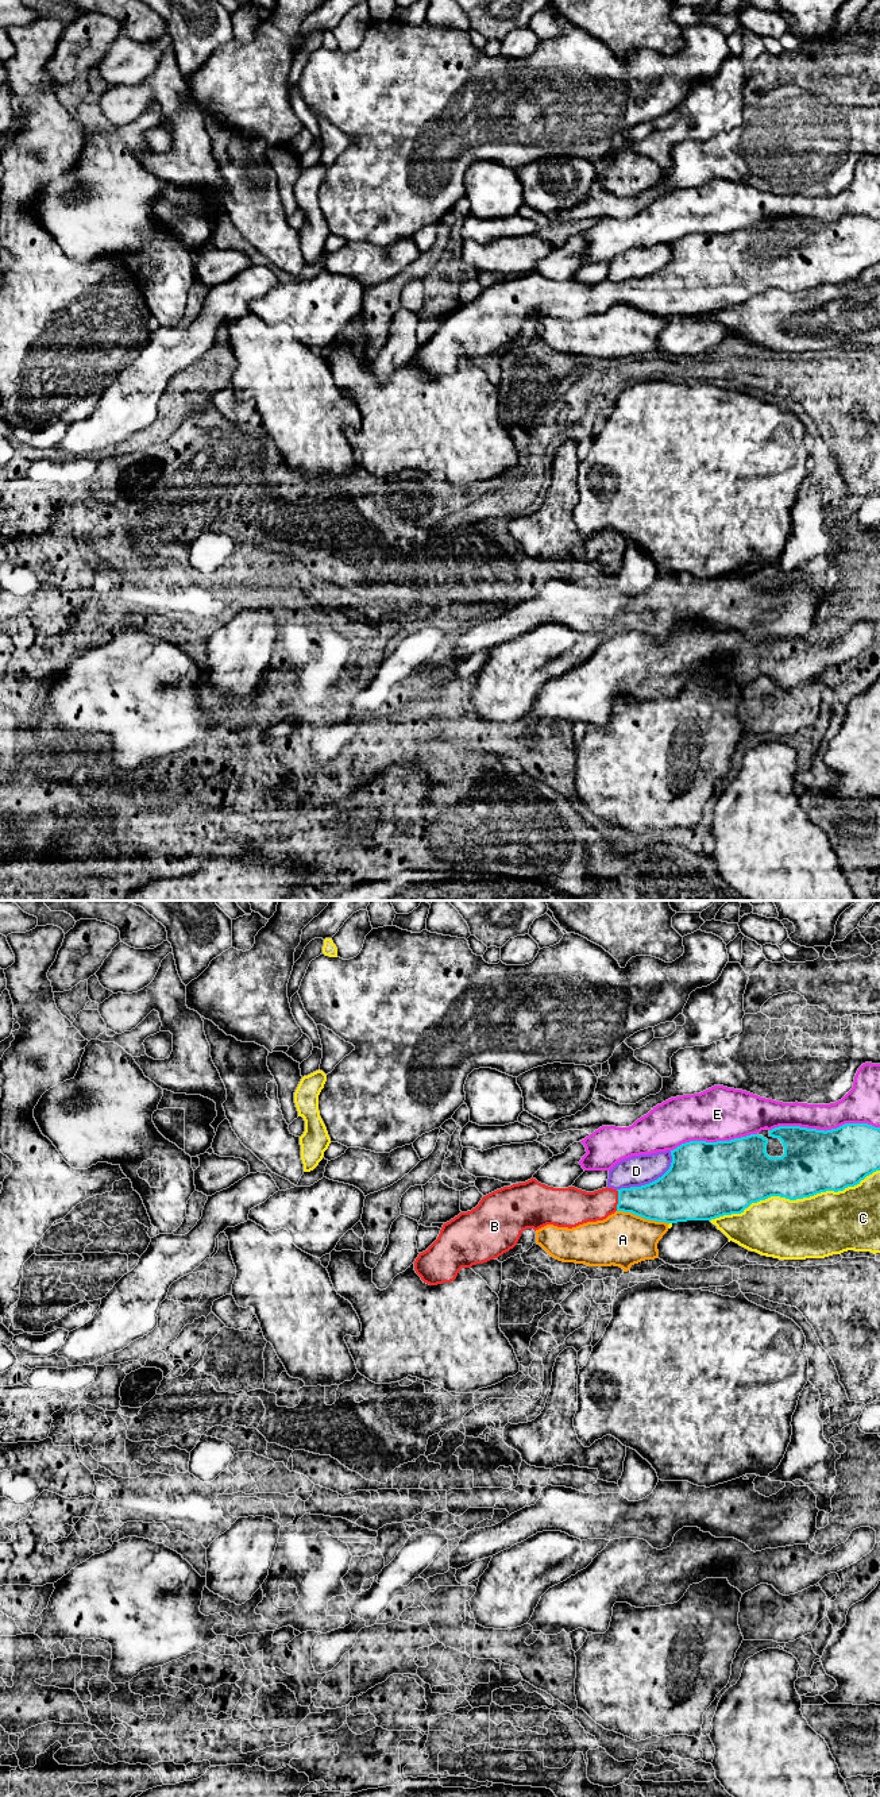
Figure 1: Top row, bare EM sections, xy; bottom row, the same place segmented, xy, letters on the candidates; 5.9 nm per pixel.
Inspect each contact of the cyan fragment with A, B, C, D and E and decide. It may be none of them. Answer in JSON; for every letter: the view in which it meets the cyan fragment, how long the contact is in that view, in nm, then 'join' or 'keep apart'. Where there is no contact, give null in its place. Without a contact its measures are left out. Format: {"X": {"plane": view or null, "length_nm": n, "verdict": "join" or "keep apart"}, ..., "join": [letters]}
{"A": {"plane": "xy", "length_nm": 320, "verdict": "keep apart"}, "B": {"plane": "xy", "length_nm": 130, "verdict": "join"}, "C": {"plane": "xy", "length_nm": 1050, "verdict": "keep apart"}, "D": {"plane": "xy", "length_nm": 400, "verdict": "keep apart"}, "E": {"plane": "xy", "length_nm": 650, "verdict": "keep apart"}, "join": ["B"]}

